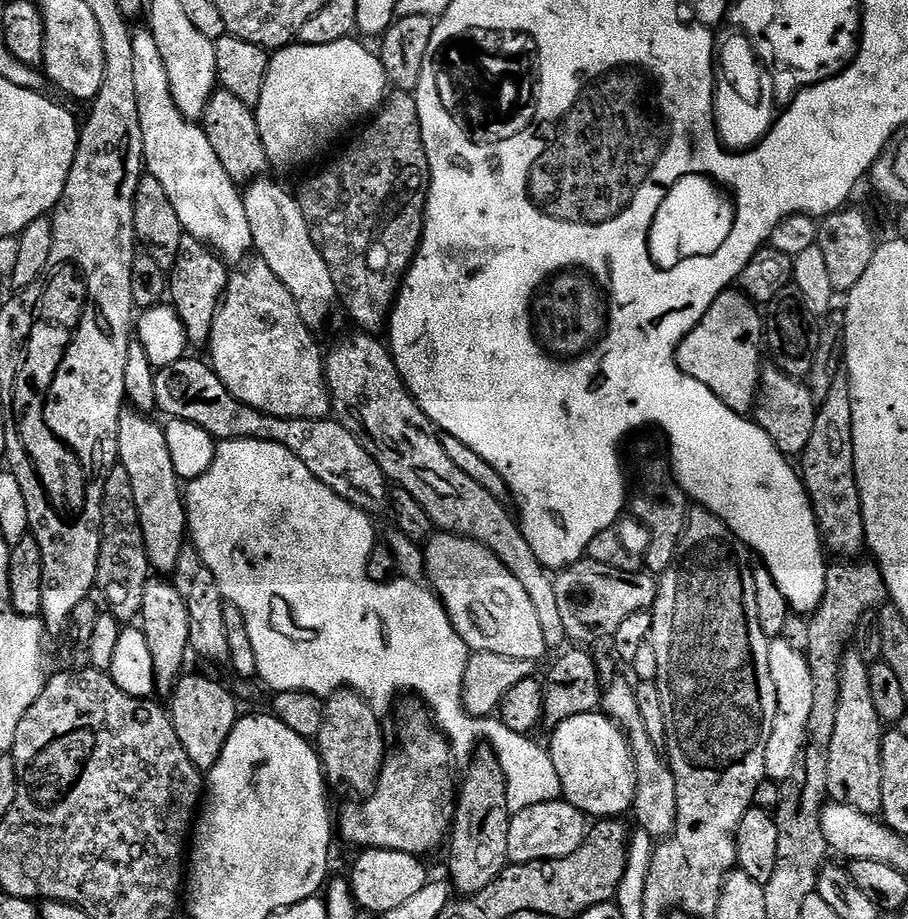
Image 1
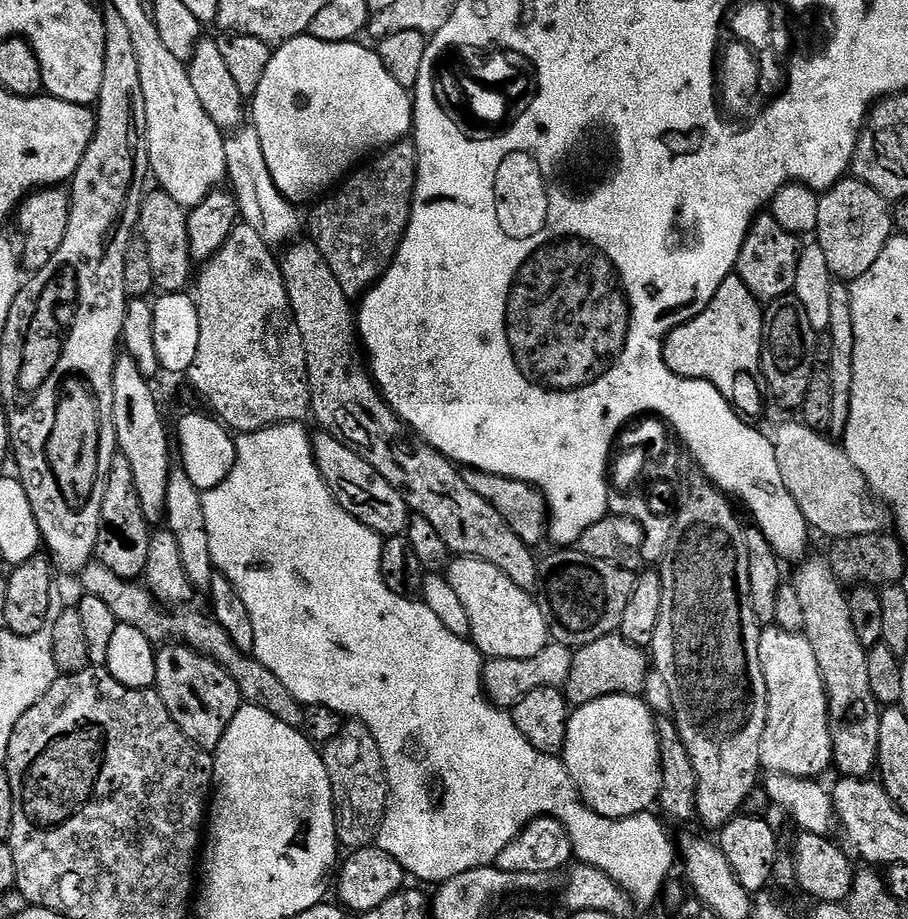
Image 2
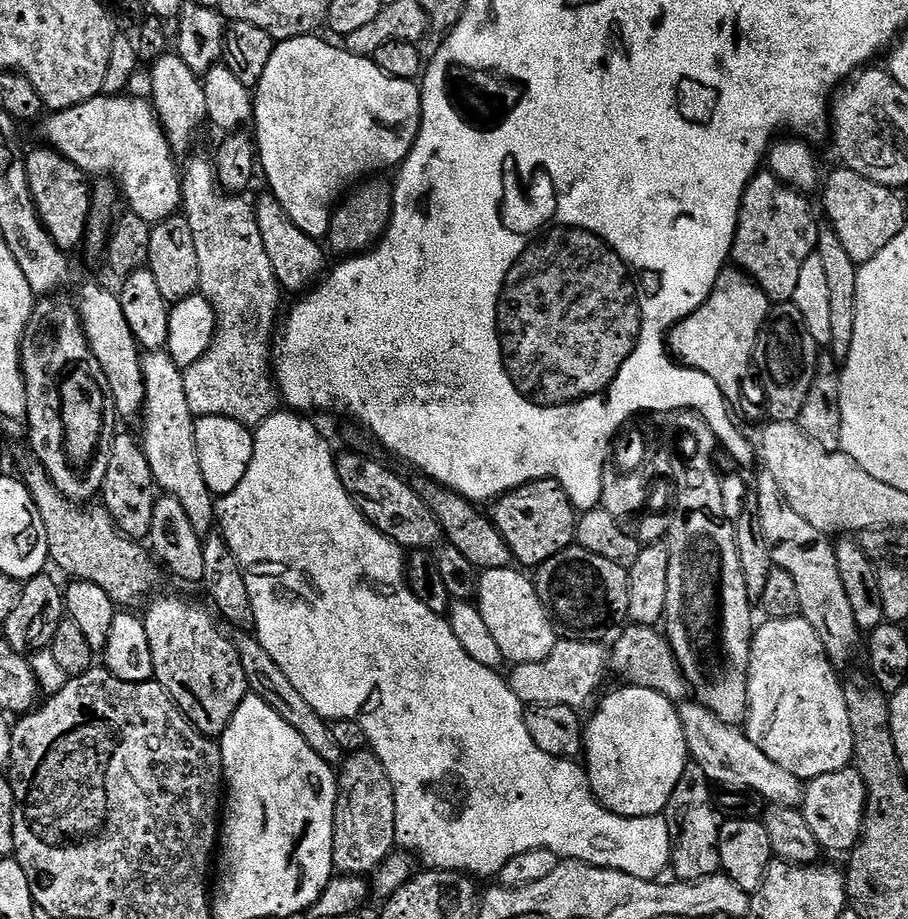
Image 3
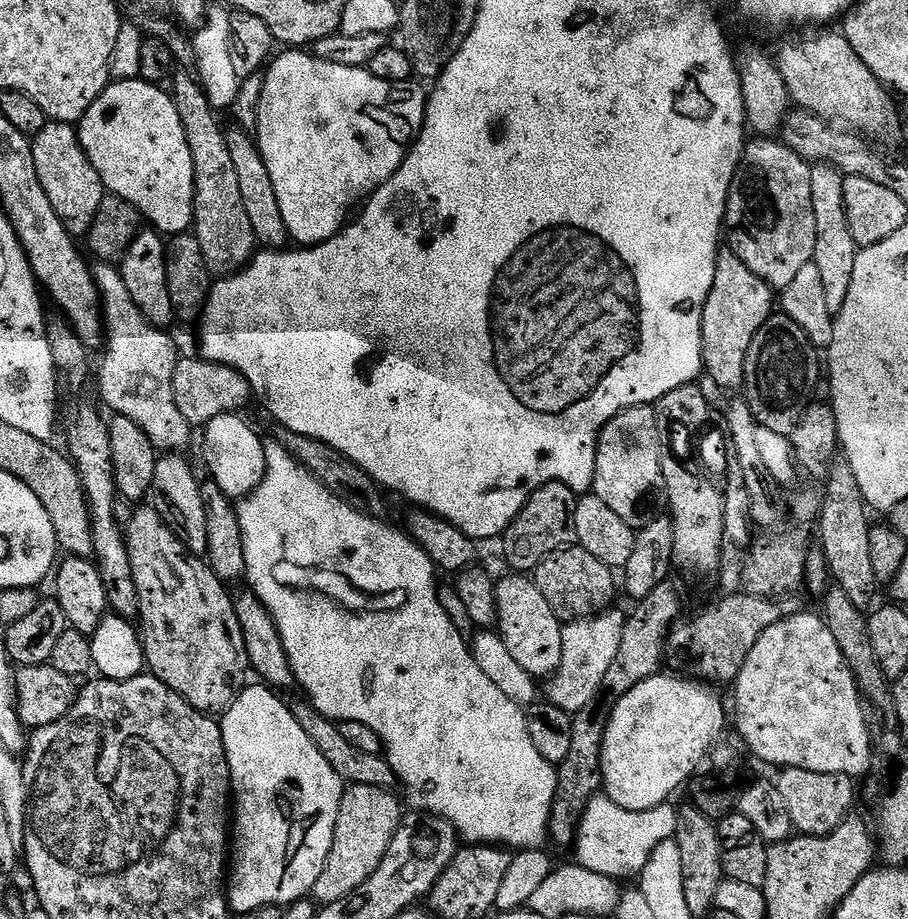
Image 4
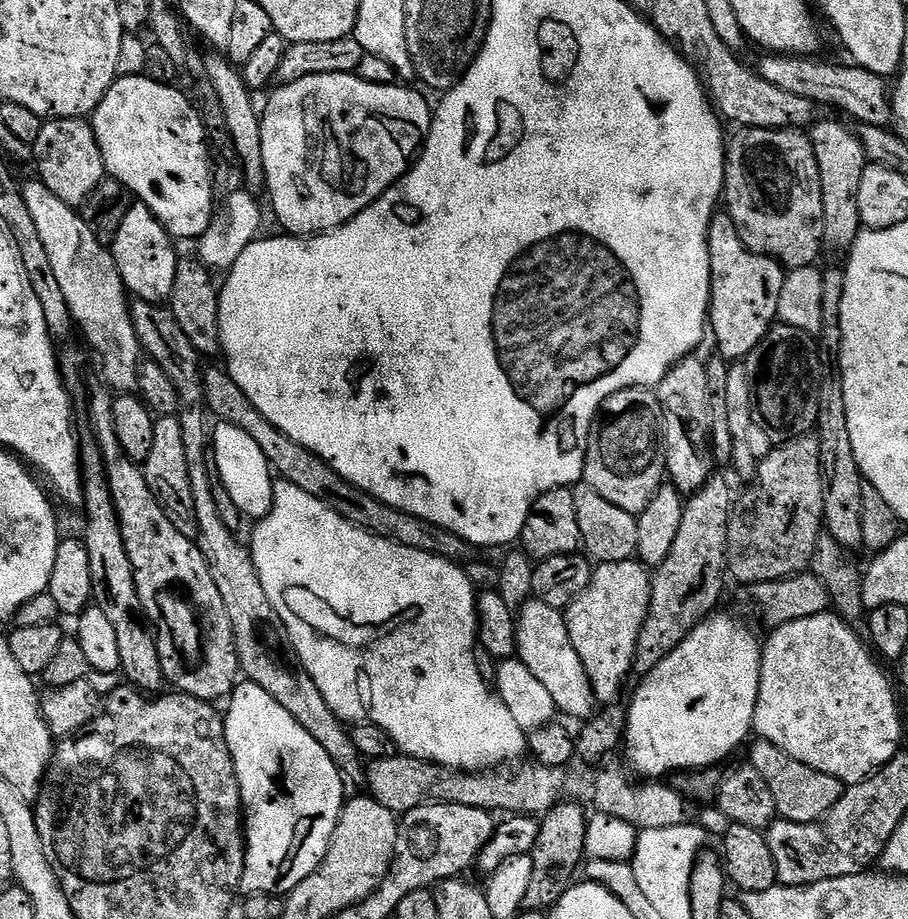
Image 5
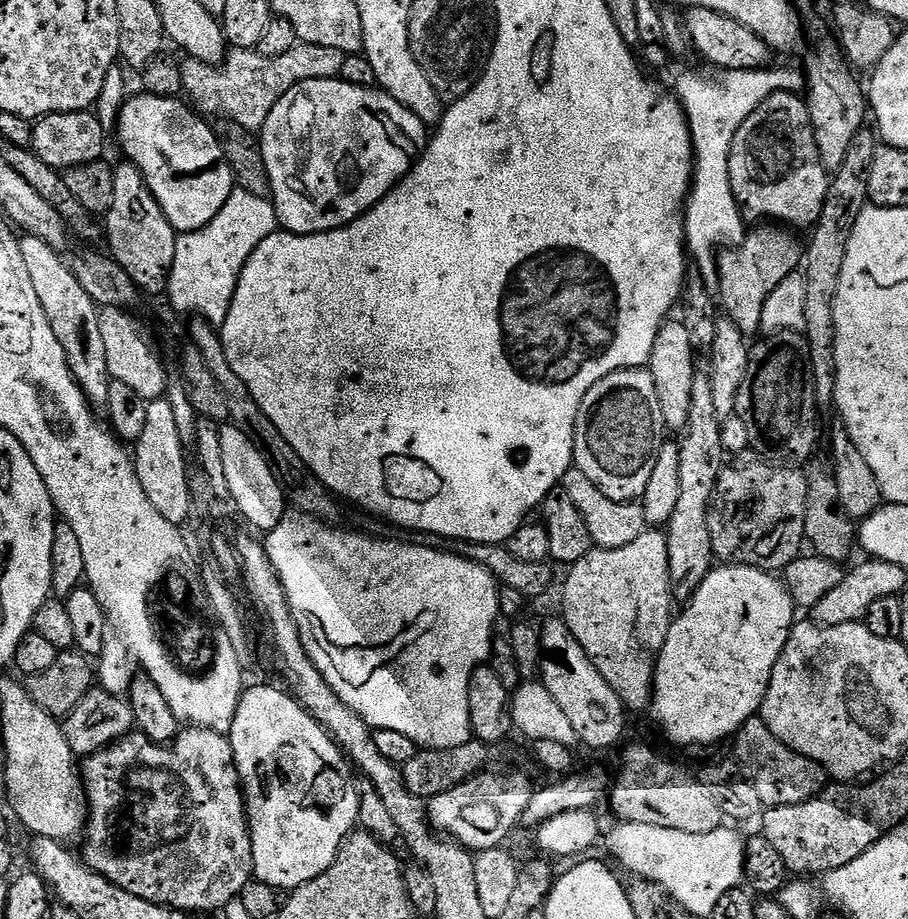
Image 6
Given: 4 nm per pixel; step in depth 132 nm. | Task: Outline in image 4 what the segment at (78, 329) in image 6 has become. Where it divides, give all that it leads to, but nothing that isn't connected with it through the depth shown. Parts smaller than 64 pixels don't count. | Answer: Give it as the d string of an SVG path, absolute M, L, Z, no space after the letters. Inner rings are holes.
M151 506L138 509L129 518L128 524L126 520L124 540L128 544L128 553L132 559L132 573L134 574L134 582L136 583L138 598L140 599L138 631L144 641L144 662L147 671L159 678L170 690L177 692L186 703L194 706L199 712L205 714L223 714L227 712L230 705L236 701L236 697L244 691L246 681L249 679L247 676L250 676L250 665L248 663L248 655L246 654L246 638L242 638L242 626L238 626L238 614L236 613L236 601L233 593L228 593L231 591L226 587L224 581L218 578L218 574L214 574L214 570L207 562L186 550L184 543L164 525L160 515Z

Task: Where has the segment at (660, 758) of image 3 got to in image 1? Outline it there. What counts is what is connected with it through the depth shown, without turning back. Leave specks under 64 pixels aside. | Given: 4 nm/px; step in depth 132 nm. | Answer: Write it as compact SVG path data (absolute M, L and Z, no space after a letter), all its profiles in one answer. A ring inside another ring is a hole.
M603 711L578 714L555 725L550 743L554 770L558 770L563 799L592 818L620 818L631 813L636 789L636 758L620 726Z

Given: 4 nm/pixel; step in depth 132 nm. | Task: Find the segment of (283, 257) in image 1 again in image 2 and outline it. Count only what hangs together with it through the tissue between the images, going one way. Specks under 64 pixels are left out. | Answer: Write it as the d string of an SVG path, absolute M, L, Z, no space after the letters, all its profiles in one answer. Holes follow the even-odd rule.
M255 127L237 128L225 139L224 149L228 167L226 178L237 200L239 219L258 230L258 234L262 234L269 246L284 246L295 241L301 235L300 216L296 213L297 205L285 198L278 186L274 186L274 178L270 178L270 166L266 166L266 157L262 155L262 142Z

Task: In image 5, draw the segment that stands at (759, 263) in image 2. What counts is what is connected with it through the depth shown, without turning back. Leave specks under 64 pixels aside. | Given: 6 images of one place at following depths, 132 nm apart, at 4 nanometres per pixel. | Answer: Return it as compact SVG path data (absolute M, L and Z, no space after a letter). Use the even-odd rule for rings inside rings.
M745 128L737 131L737 136L727 141L724 153L724 195L722 197L723 207L726 209L728 217L734 222L734 230L738 230L738 238L754 254L768 256L772 260L777 260L784 265L785 269L811 268L817 263L820 250L825 247L823 240L822 218L822 182L818 178L818 158L814 158L814 146L811 139L803 131L794 128Z

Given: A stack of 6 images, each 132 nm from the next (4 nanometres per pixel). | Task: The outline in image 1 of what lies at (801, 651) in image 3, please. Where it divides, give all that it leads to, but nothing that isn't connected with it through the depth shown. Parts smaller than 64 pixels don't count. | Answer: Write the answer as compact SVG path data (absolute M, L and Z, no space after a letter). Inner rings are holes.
M789 651L788 660L777 659L772 665L774 690L776 691L776 713L774 726L770 730L770 738L766 742L765 777L769 781L783 782L790 778L790 770L794 770L794 762L798 762L798 754L806 738L806 722L810 722L810 709L814 706L814 684L810 678L808 657L802 652Z

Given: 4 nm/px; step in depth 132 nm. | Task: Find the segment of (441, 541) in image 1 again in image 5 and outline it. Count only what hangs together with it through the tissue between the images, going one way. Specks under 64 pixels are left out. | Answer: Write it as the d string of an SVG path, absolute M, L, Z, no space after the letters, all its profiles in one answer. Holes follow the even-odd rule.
M535 598L525 601L516 617L516 656L534 674L534 677L546 686L547 692L550 693L561 713L565 712L566 715L580 720L579 722L584 722L597 711L598 705L596 696L592 692L592 683L582 666L582 658L578 658L578 650L574 650L574 642L570 642L568 621L561 609L546 606L546 602Z

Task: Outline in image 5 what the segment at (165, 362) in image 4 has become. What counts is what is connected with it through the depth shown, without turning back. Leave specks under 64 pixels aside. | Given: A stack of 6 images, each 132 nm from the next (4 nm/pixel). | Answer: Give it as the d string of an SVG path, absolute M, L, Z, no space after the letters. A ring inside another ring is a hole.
M39 178L31 179L22 184L26 210L30 210L30 218L34 218L42 246L46 246L54 278L66 298L66 306L70 306L72 322L78 326L86 348L88 343L87 351L96 355L104 375L103 383L116 394L135 393L140 383L142 349L132 321L130 293L124 287L122 274L118 274L112 253L105 241L90 230L77 209L62 202L62 198L54 198L54 193L46 190Z

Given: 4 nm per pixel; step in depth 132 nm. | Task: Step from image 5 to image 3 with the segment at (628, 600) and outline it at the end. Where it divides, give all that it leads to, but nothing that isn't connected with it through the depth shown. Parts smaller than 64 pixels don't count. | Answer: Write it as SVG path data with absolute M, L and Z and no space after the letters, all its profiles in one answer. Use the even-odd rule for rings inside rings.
M557 639L554 650L550 650L550 654L546 658L542 658L542 662L526 662L525 664L515 665L511 669L512 673L507 673L506 679L510 690L514 690L514 694L518 694L518 698L523 702L525 706L529 705L540 705L540 704L549 704L550 706L558 706L559 704L562 707L570 707L575 710L582 709L584 703L595 694L596 691L600 688L600 683L604 680L604 668L606 672L606 665L608 664L608 652L606 651L605 645L603 643L597 642L595 640L561 640Z

